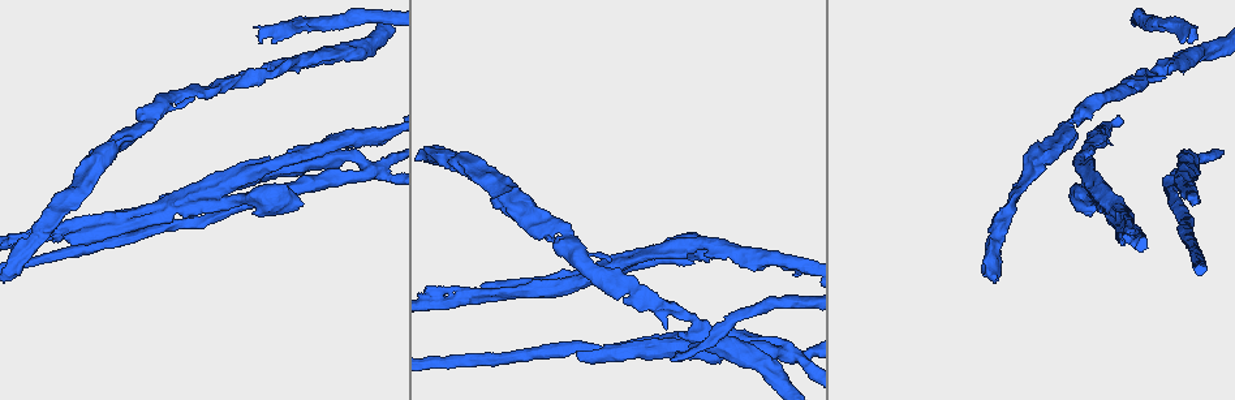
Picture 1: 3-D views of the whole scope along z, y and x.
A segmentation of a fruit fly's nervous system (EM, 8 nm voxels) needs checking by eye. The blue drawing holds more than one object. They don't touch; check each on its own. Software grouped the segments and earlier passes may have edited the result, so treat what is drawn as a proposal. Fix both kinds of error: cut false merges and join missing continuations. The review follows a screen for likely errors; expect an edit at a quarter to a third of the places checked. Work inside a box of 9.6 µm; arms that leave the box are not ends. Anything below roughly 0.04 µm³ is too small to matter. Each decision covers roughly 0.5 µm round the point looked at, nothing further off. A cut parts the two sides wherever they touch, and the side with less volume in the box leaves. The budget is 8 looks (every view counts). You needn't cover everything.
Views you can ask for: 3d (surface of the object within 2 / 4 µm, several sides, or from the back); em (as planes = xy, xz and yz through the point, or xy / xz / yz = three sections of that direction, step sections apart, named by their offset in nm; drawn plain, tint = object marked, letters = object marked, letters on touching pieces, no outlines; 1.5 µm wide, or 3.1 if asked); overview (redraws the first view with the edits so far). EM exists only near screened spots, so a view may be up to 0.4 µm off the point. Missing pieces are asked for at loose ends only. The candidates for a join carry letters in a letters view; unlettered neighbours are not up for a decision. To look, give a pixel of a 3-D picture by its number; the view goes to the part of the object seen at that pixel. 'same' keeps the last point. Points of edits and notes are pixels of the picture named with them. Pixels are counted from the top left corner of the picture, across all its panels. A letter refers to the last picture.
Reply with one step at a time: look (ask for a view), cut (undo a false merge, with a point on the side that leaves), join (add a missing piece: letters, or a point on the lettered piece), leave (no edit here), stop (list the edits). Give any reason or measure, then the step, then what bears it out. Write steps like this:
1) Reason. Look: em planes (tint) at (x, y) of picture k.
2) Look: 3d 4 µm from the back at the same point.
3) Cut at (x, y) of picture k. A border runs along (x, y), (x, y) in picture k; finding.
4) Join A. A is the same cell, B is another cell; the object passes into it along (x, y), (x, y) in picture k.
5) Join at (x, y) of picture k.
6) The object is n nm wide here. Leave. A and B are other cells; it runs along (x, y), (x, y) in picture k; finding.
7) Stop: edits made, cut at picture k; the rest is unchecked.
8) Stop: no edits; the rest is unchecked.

An open end. Look: 3d 4 µm from the back at (1036, 175) of picture 1.

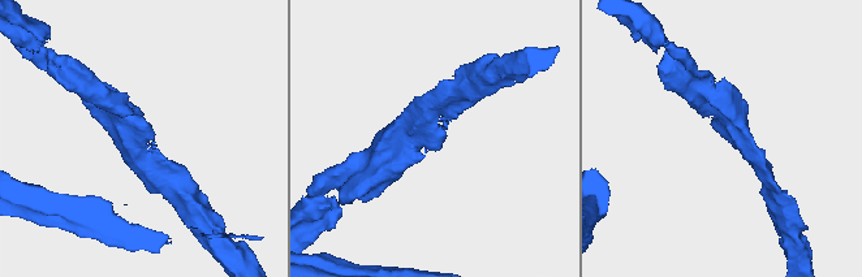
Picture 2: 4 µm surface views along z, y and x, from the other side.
Look: em planes (letters) at (724, 137) of picture 2.

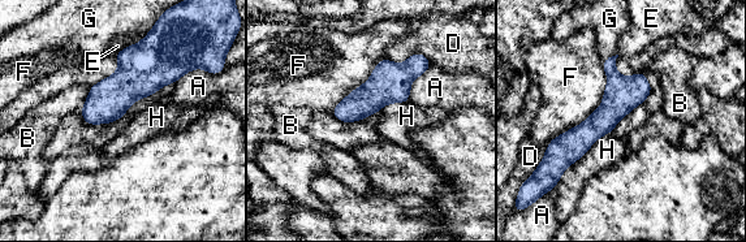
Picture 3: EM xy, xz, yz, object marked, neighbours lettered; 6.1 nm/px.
The object is 190 nm wide here. Leave. A, B, D, E, F, G and H are other cells; a border runs along (603, 59), (603, 102), (547, 146) in picture 3; none of them fits.

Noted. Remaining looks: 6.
Free end. Look: em xz step 4 (plain) at (677, 350) of picture 1.

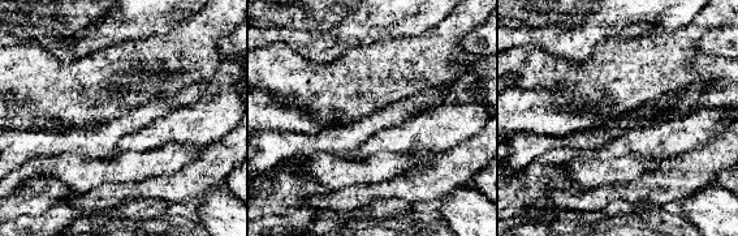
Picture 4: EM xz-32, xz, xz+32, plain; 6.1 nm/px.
Where the object lies. Look: em xz step 4 (tint) at the same point.

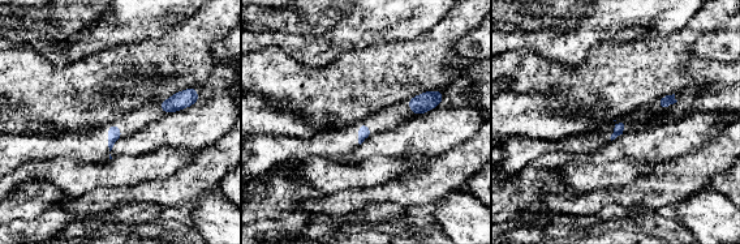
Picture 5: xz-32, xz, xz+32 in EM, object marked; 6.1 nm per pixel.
Look: em xz step 4 (letters) at the same point.

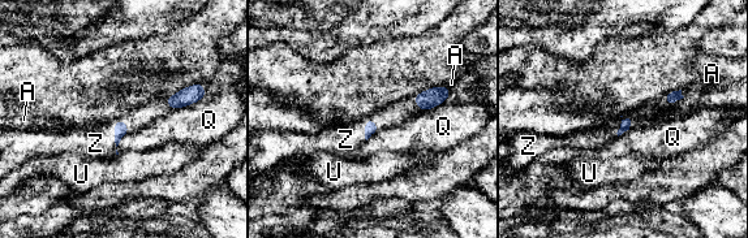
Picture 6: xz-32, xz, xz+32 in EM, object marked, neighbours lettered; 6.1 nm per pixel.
Join Z. Z is the same cell, A, Q and U are other cells; the object passes into it along (370, 126), (365, 128), (345, 139) in picture 6; the neuron continues.

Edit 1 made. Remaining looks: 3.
Stop: edits made, join at picture 6; the rest is unchecked.

